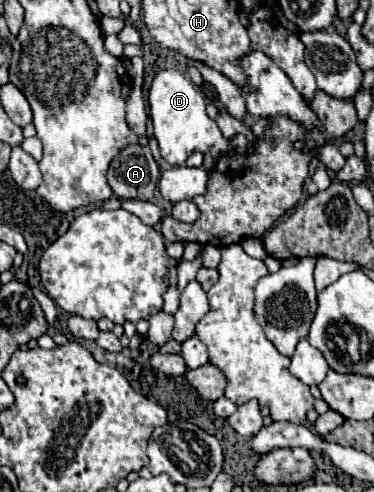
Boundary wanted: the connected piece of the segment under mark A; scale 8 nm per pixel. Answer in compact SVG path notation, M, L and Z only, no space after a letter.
M130 144L110 164L108 184L122 200L154 200L154 192L160 180L160 170L152 158L148 146Z

